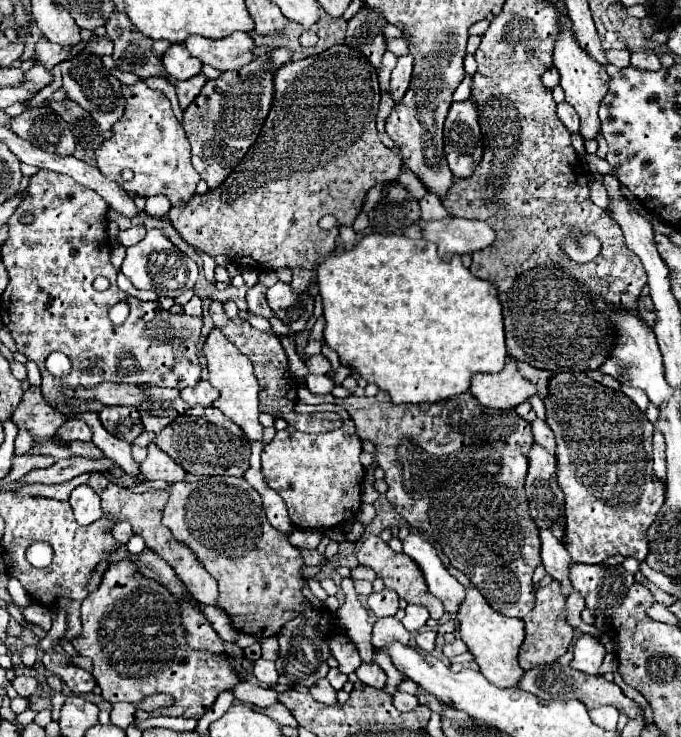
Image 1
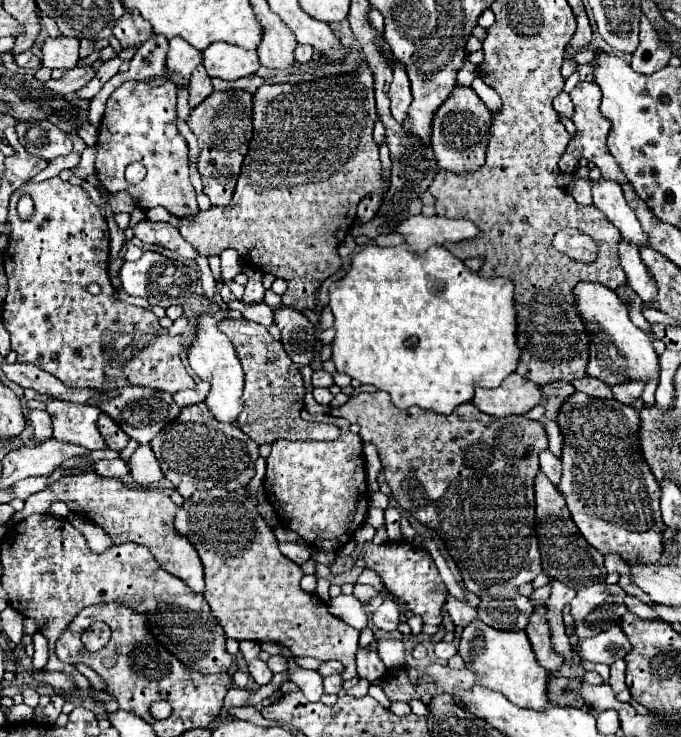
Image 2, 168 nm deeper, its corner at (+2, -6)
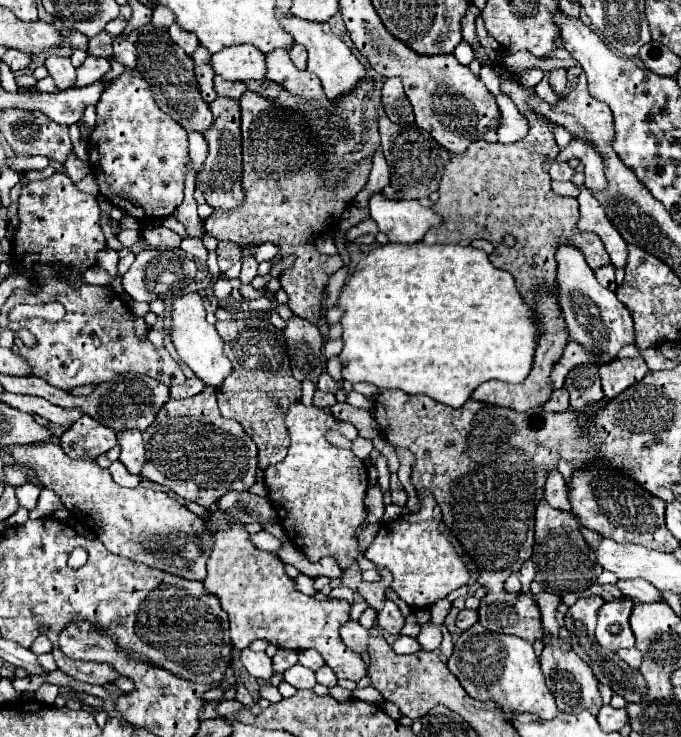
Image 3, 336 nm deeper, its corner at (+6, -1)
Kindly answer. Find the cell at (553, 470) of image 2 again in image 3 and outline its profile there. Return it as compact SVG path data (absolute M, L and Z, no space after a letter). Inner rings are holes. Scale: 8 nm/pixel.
M550 469L546 475L546 487L544 487L544 497L546 501L556 507L556 509L566 509L568 507L568 497L566 497L566 483L564 477L558 473L558 469Z

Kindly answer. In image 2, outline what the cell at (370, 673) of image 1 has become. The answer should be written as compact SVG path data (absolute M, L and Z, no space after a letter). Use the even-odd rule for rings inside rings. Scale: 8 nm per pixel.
M376 640L368 648L358 648L358 652L356 652L356 664L358 664L360 678L366 678L368 682L378 680L378 678L384 676L386 666L384 666L384 662L378 656Z

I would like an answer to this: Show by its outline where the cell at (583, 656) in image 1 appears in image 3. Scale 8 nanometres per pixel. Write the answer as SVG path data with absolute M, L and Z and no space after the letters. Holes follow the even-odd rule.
M630 599L604 603L604 607L598 611L598 625L596 625L596 641L600 647L610 651L634 647L634 635L628 625L632 607L634 603Z

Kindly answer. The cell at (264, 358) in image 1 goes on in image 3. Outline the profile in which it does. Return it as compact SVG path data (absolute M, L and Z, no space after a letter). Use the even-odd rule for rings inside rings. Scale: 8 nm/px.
M248 317L246 321L244 319L218 321L216 331L224 339L224 343L226 343L224 355L230 359L230 363L234 367L232 375L220 385L220 389L216 393L220 413L222 413L222 417L238 421L244 427L244 431L256 441L256 445L258 445L258 465L262 469L266 469L268 465L274 465L274 463L278 463L286 457L286 451L288 451L288 445L290 445L290 435L288 435L288 427L284 423L284 417L286 417L288 407L292 403L300 401L300 395L302 395L300 381L296 381L292 377L292 371L290 371L290 359L288 359L288 353L286 353L286 347L284 347L284 335L268 319L262 321L262 319L256 319L256 317Z

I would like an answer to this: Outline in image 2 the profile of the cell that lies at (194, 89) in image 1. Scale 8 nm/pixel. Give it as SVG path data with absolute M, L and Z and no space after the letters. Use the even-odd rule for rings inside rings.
M200 64L190 78L190 108L196 108L198 104L202 104L202 100L208 98L212 92L214 92L212 80L206 74L206 68Z

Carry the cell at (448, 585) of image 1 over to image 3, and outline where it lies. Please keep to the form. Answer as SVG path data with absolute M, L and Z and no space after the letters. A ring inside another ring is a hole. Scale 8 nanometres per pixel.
M462 609L460 613L458 613L458 617L456 617L456 625L458 625L458 629L468 629L470 625L474 625L478 621L478 613L476 611L472 611L472 609Z

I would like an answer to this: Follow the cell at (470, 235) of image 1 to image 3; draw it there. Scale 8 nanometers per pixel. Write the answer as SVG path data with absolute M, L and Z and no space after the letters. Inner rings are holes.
M382 193L370 199L370 215L378 229L388 235L392 243L408 245L422 241L426 231L438 227L442 217L418 201L390 201Z

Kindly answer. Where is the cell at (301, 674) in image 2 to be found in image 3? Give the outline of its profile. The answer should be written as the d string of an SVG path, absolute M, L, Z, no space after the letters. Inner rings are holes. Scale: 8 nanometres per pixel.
M296 663L292 669L284 671L284 681L296 689L314 689L314 685L316 685L314 673L308 671L306 667L302 667L300 663Z

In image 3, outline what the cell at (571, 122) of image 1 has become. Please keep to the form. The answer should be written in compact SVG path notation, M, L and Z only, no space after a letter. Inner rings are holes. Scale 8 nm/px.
M556 69L550 75L550 87L558 97L564 97L566 93L566 69Z

